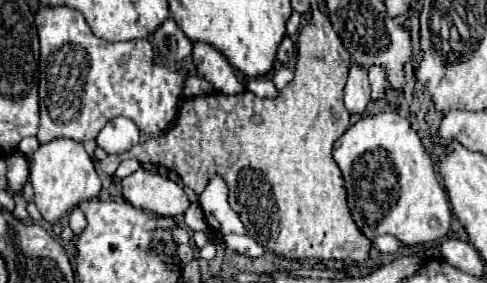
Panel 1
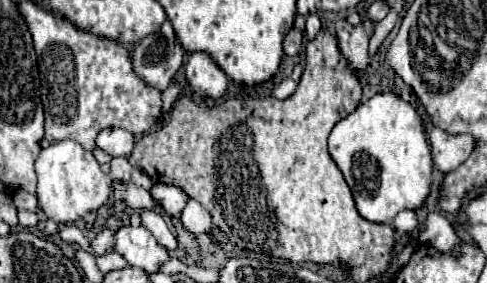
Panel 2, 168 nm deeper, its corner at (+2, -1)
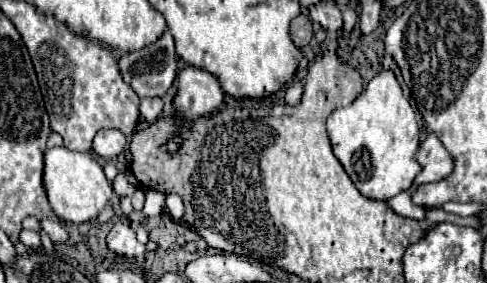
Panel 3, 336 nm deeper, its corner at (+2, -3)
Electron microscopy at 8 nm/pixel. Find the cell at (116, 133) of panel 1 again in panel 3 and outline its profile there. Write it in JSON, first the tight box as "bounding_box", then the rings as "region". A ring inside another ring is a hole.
{"bounding_box":[93,129,125,159],"region":[[[101,129],[93,139],[93,153],[105,159],[115,159],[125,149],[125,135],[119,129]]]}

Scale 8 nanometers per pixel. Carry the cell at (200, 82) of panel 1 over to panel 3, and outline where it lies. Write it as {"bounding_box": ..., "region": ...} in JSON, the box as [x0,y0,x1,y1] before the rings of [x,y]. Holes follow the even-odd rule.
{"bounding_box":[139,97,163,123],"region":[[[145,97],[145,99],[141,99],[141,105],[139,105],[139,113],[141,113],[141,117],[147,121],[147,123],[153,123],[157,117],[159,117],[159,113],[163,111],[163,101],[159,99],[159,97]]]}

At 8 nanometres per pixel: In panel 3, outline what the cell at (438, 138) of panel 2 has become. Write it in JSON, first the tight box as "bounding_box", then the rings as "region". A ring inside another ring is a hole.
{"bounding_box":[413,133,453,185],"region":[[[433,133],[419,145],[415,159],[421,165],[421,173],[415,177],[413,185],[441,181],[453,171],[453,157]]]}

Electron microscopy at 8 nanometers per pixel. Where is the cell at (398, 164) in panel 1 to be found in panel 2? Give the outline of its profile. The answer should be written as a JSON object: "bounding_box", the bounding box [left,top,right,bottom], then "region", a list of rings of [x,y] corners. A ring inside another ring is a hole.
{"bounding_box":[329,93,433,223],"region":[[[379,93],[341,119],[329,135],[329,153],[341,169],[359,215],[371,223],[391,223],[399,211],[419,211],[431,193],[433,159],[415,109],[395,93]]]}

